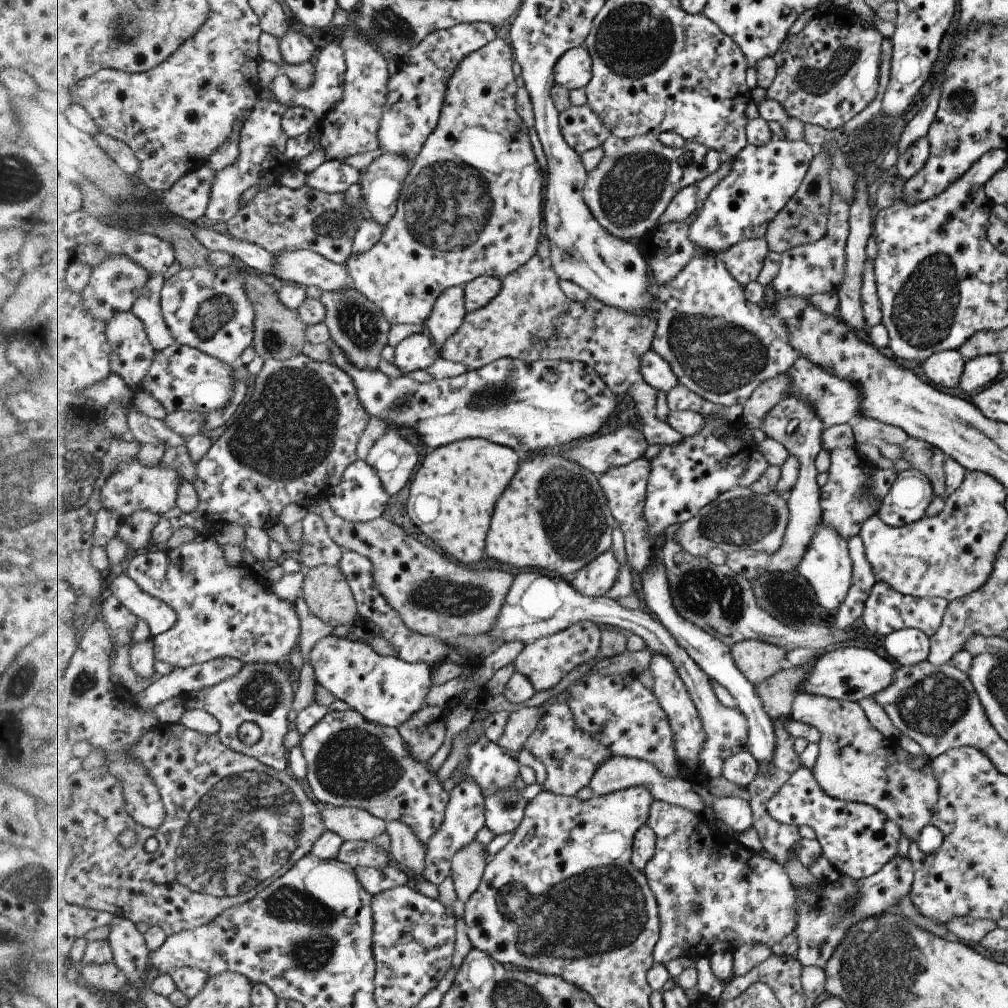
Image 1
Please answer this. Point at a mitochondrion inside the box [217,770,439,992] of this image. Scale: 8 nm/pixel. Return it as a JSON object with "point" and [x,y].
{"point":[310,954]}

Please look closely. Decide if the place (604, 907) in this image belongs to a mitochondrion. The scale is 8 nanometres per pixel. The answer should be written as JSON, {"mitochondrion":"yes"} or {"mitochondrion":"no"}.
{"mitochondrion":"yes"}

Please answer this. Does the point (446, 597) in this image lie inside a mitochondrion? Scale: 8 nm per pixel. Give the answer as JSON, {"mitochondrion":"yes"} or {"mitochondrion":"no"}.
{"mitochondrion":"yes"}

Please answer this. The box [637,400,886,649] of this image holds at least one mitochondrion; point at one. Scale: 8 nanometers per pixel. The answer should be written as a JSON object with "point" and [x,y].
{"point":[704,592]}

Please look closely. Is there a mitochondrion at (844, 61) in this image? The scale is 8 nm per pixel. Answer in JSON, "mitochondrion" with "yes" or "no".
{"mitochondrion":"yes"}

